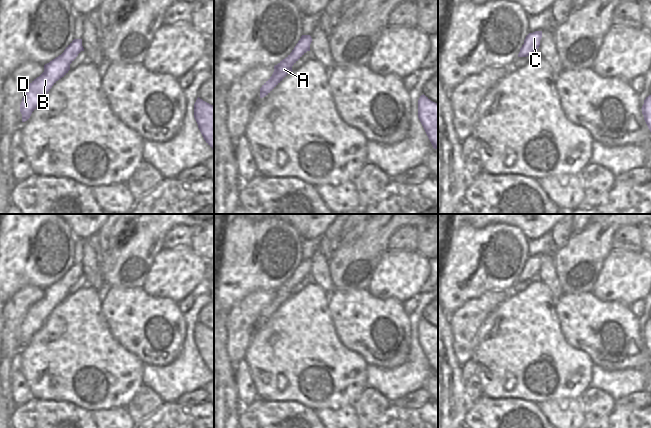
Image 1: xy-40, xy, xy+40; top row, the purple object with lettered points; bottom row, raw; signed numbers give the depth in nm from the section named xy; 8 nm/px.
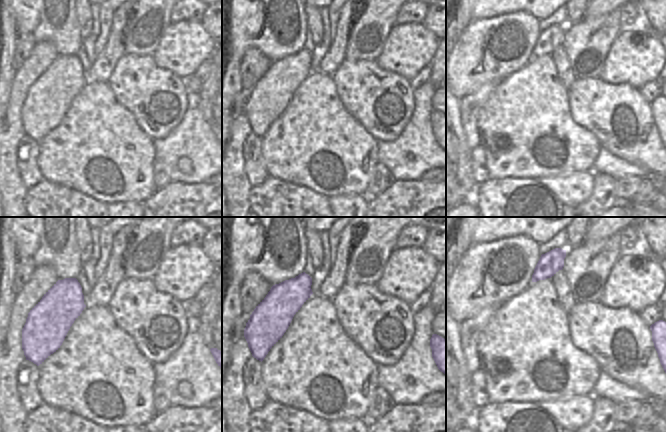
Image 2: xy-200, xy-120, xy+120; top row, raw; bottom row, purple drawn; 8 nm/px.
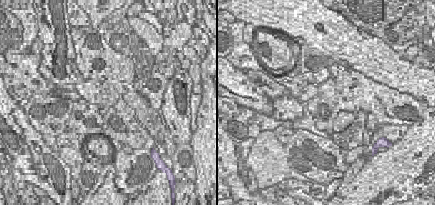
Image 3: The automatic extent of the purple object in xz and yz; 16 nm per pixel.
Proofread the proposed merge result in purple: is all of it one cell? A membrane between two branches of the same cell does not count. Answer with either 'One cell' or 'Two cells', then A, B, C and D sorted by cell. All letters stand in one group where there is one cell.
One cell. Groups: A B C D.

